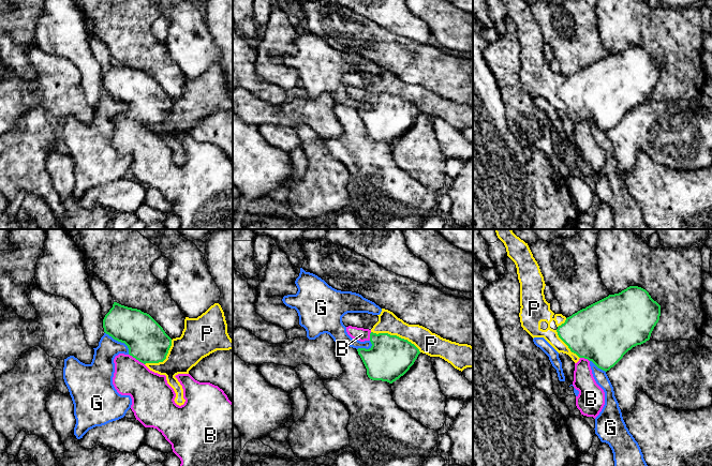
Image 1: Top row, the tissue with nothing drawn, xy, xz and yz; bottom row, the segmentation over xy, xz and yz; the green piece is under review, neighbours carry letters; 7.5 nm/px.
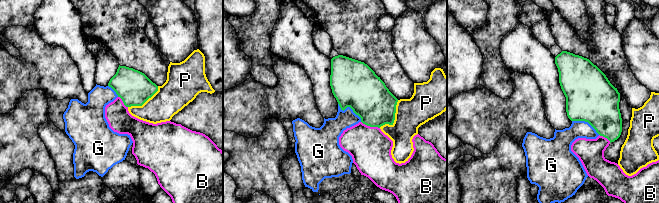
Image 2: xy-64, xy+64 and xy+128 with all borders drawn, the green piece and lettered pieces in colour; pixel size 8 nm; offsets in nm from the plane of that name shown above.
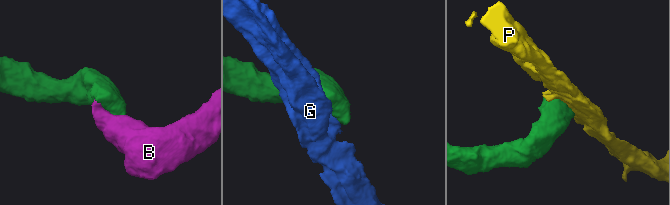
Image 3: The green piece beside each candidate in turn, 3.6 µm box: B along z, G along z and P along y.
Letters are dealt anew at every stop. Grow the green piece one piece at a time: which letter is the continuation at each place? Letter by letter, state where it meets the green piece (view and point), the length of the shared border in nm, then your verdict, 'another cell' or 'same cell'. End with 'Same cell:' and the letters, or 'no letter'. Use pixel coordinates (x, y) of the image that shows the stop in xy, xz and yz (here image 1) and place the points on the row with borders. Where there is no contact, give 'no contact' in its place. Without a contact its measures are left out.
B: meets green in xy at (136, 359); contact 150 nm long; same cell
G: meets green in xy at (120, 341); contact 240 nm long; another cell
P: meets green in xz at (396, 335); contact 400 nm long; another cell
Same cell: B

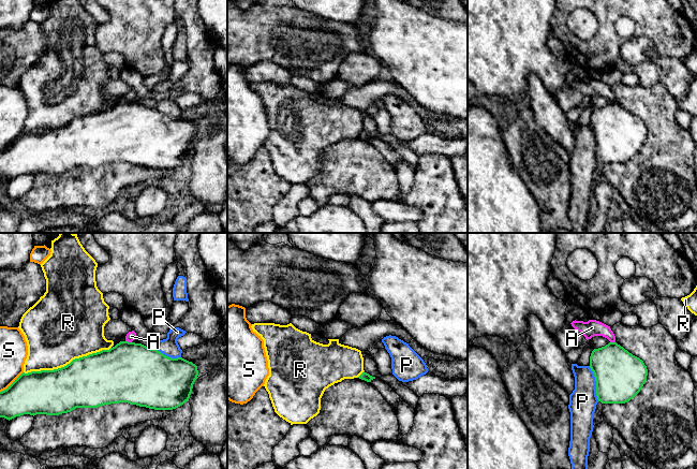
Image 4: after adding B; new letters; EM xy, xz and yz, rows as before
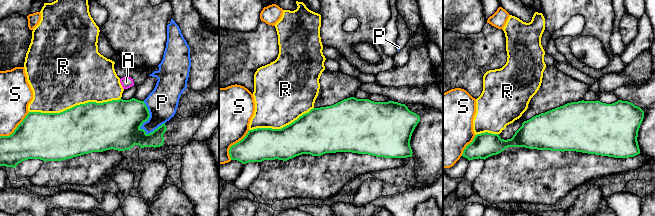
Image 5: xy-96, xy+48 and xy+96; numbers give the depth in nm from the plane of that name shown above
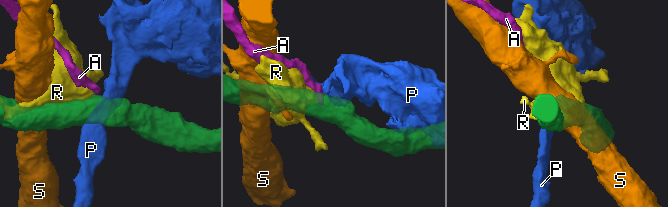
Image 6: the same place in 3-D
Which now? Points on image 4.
A: meets green in xy at (128, 341); contact 50 nm long; another cell
P: meets green in yz at (596, 383); contact 280 nm long; another cell
R: meets green in xy at (68, 364); contact 700 nm long; another cell
S: meets green in xy at (12, 383); contact 240 nm long; another cell
Same cell: no letter

